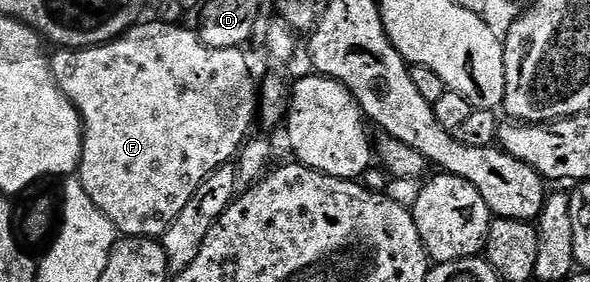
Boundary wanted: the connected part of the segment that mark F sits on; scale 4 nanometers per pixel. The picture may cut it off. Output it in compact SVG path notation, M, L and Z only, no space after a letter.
M148 21L148 22L146 22L146 23L145 23L145 25L143 25L143 23L137 23L137 24L135 24L135 25L133 25L133 26L132 26L132 28L131 28L131 29L129 29L129 30L128 30L128 32L126 32L126 33L124 33L124 34L123 34L123 35L122 35L122 36L121 36L121 37L116 37L116 38L115 38L115 39L113 39L113 41L107 41L107 43L105 43L105 44L104 44L104 45L92 45L92 46L91 46L91 47L89 47L89 48L88 48L88 49L77 49L77 50L75 50L75 49L66 49L66 48L63 48L63 47L60 47L60 48L57 48L57 49L56 49L56 50L55 50L55 52L56 52L56 54L55 54L55 53L54 53L54 52L53 52L53 53L52 53L52 54L51 54L51 57L50 57L50 64L51 64L51 67L52 67L52 78L53 78L53 79L54 79L54 80L56 80L56 85L57 85L57 87L58 87L58 88L59 88L59 89L60 89L60 92L62 92L62 93L65 93L65 95L67 95L67 97L68 97L68 98L69 98L69 99L70 99L70 103L74 103L74 107L75 107L75 108L76 108L76 109L77 109L77 110L78 110L78 111L79 111L79 113L80 113L80 120L81 120L81 121L83 121L83 122L84 122L84 142L83 142L83 143L82 143L82 151L81 151L81 152L80 152L80 163L79 163L79 166L78 166L78 176L79 176L79 178L80 178L80 182L81 182L81 183L82 183L82 187L83 187L83 188L84 188L84 190L85 190L85 191L86 191L86 195L90 195L90 199L94 199L94 203L95 203L95 204L96 204L96 206L98 206L98 208L99 208L99 209L100 209L100 210L101 210L101 211L102 211L102 215L106 215L106 219L110 219L110 223L114 223L114 224L115 224L115 225L116 225L116 228L117 228L117 230L119 230L119 232L120 232L120 233L121 233L121 234L124 234L124 235L127 235L127 236L130 236L130 237L151 237L151 238L153 238L153 239L160 239L160 238L163 238L163 235L164 235L164 233L165 233L165 232L166 232L166 230L168 230L168 228L169 228L169 227L170 227L170 223L174 223L174 219L178 219L178 214L180 214L180 213L181 213L181 211L182 211L182 207L186 207L186 203L190 203L190 199L194 199L194 191L198 191L198 187L202 187L202 183L203 183L203 182L204 182L204 180L205 180L205 179L207 179L207 178L208 178L208 176L210 176L210 174L211 174L211 173L213 173L213 172L214 172L214 171L215 171L215 169L217 169L217 168L218 168L218 167L222 167L222 166L223 166L223 165L227 165L227 164L229 164L229 162L231 162L231 161L232 161L232 160L233 160L233 158L235 158L235 157L236 157L236 156L237 156L237 154L239 154L239 152L240 152L240 150L241 150L241 148L242 148L242 146L243 146L243 144L244 144L244 142L245 142L245 140L246 140L246 138L247 138L247 137L248 137L248 136L249 136L249 133L248 133L248 128L250 128L250 127L251 127L251 125L252 125L252 119L253 119L253 123L254 123L254 118L255 118L255 117L256 117L256 116L257 116L257 113L258 113L258 81L257 81L257 78L256 78L256 77L255 77L255 79L254 79L254 78L252 78L252 69L251 69L251 67L250 67L250 66L248 66L248 57L247 57L247 55L246 55L246 54L244 54L244 52L245 52L245 50L244 50L244 49L243 49L243 48L239 48L239 49L219 49L219 48L218 48L218 47L206 47L206 43L202 43L202 39L201 39L201 38L200 38L200 34L199 34L199 32L197 32L197 30L196 30L196 29L195 29L195 28L192 28L192 29L183 29L183 27L182 27L182 26L180 26L180 25L171 25L171 23L170 23L170 22L168 22L168 21Z

